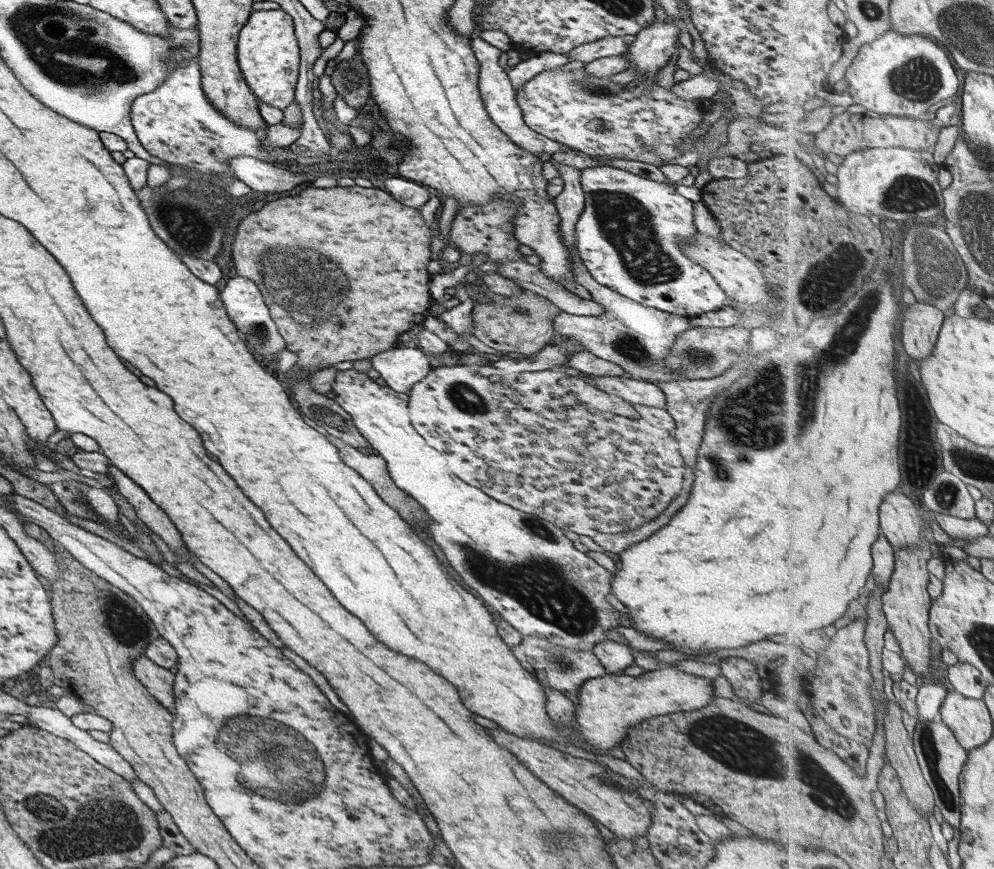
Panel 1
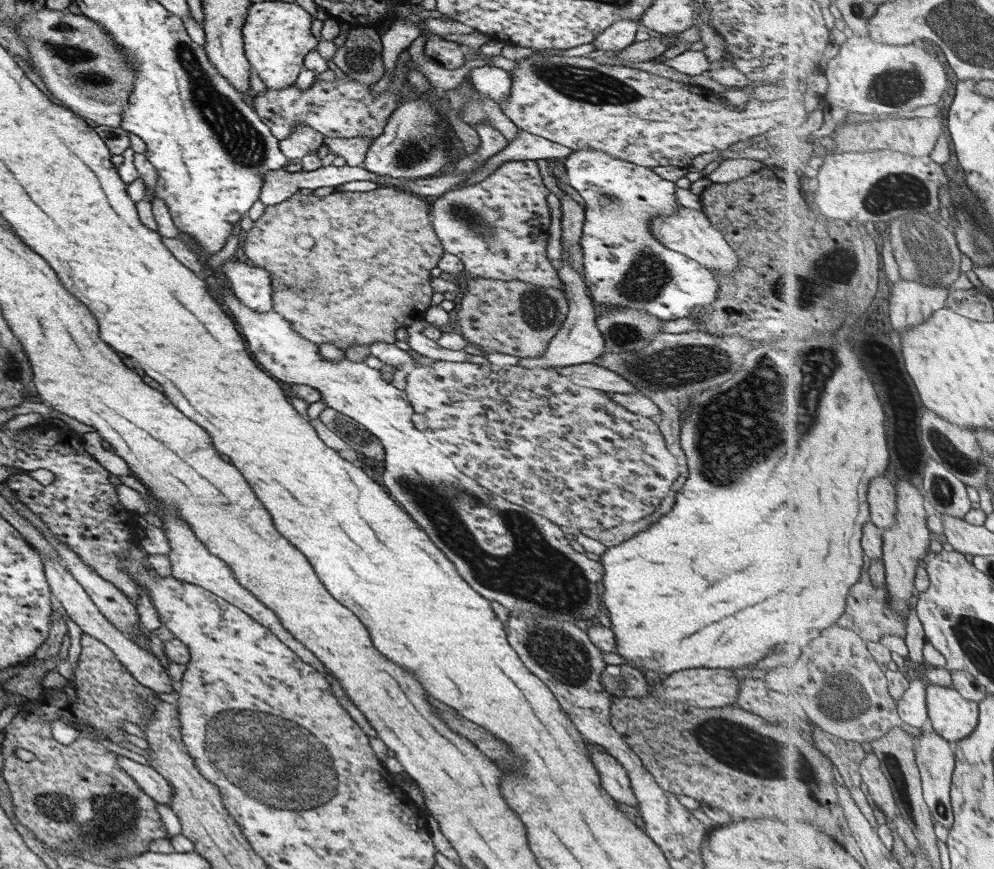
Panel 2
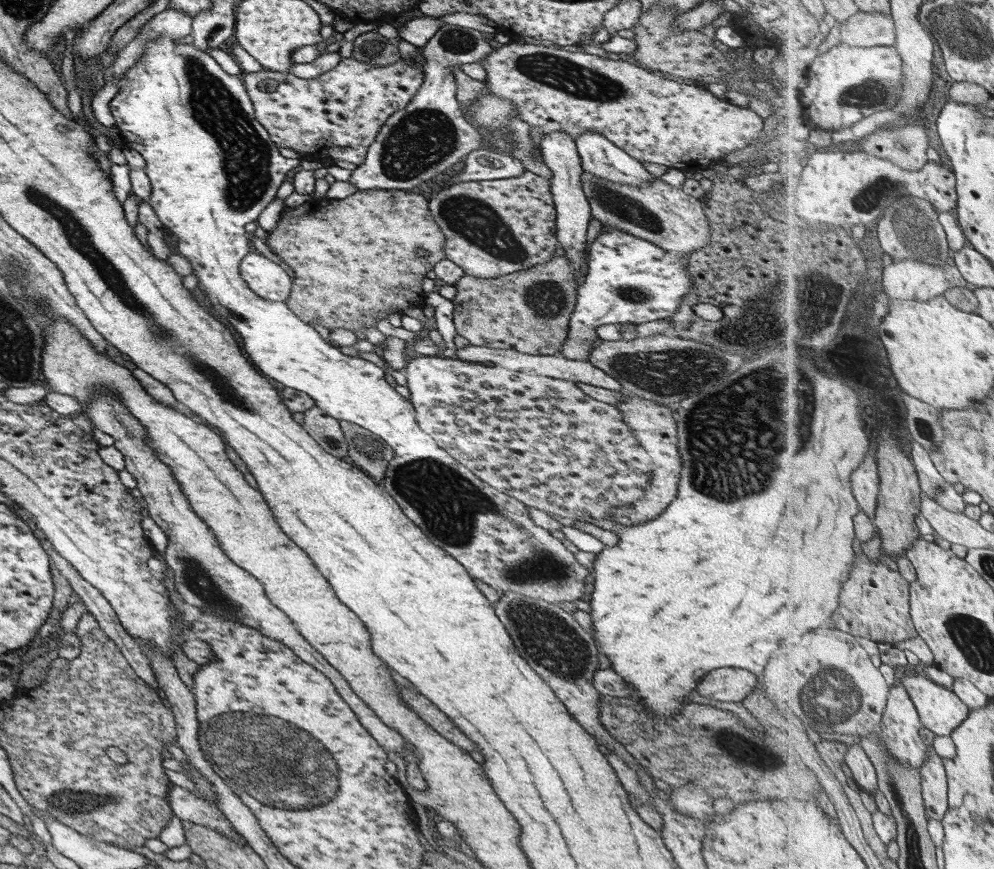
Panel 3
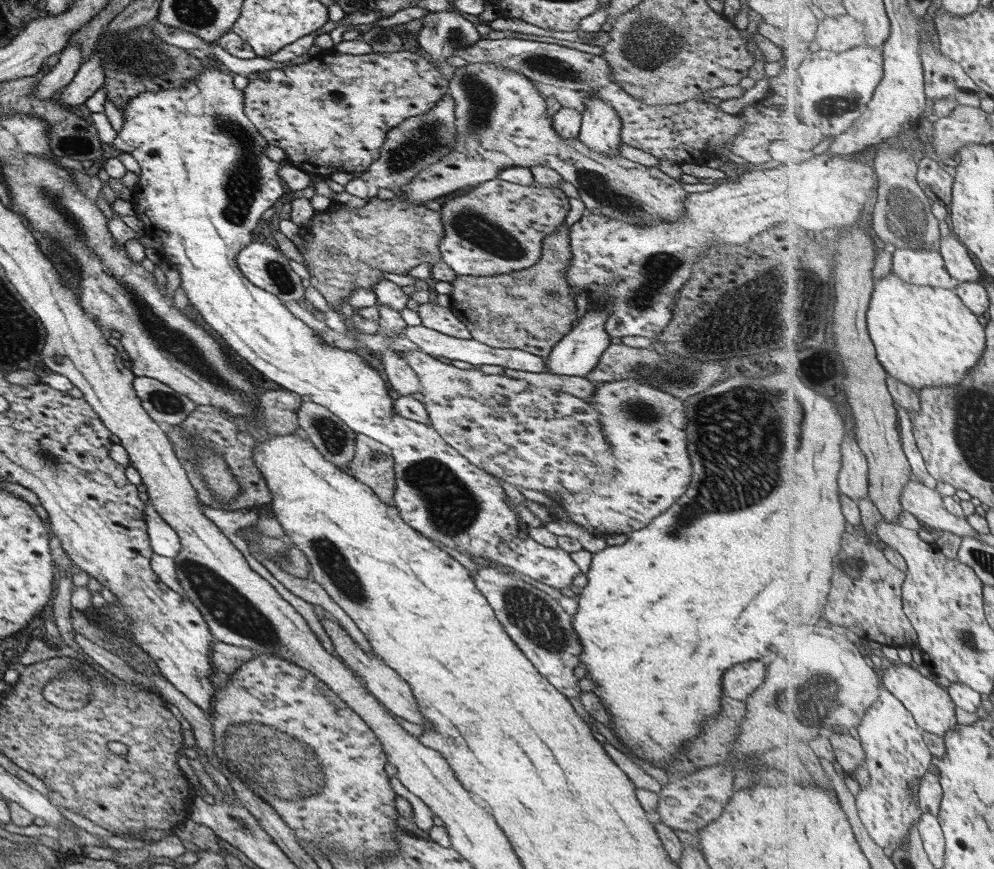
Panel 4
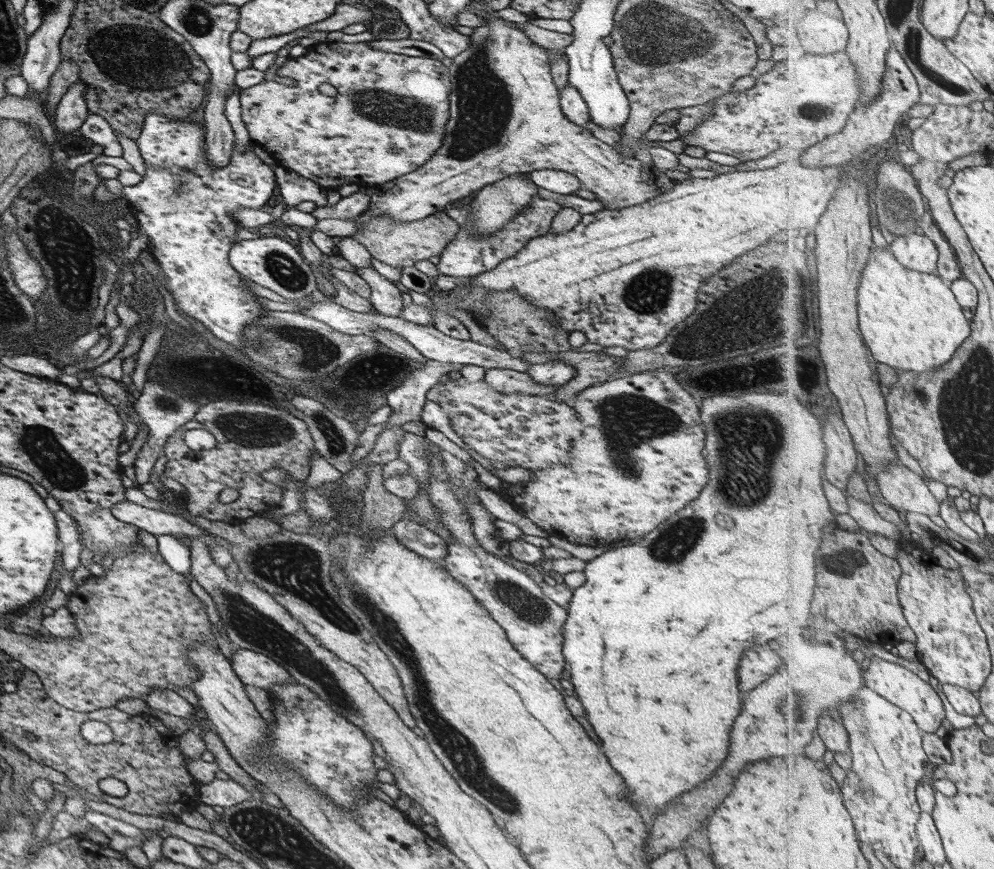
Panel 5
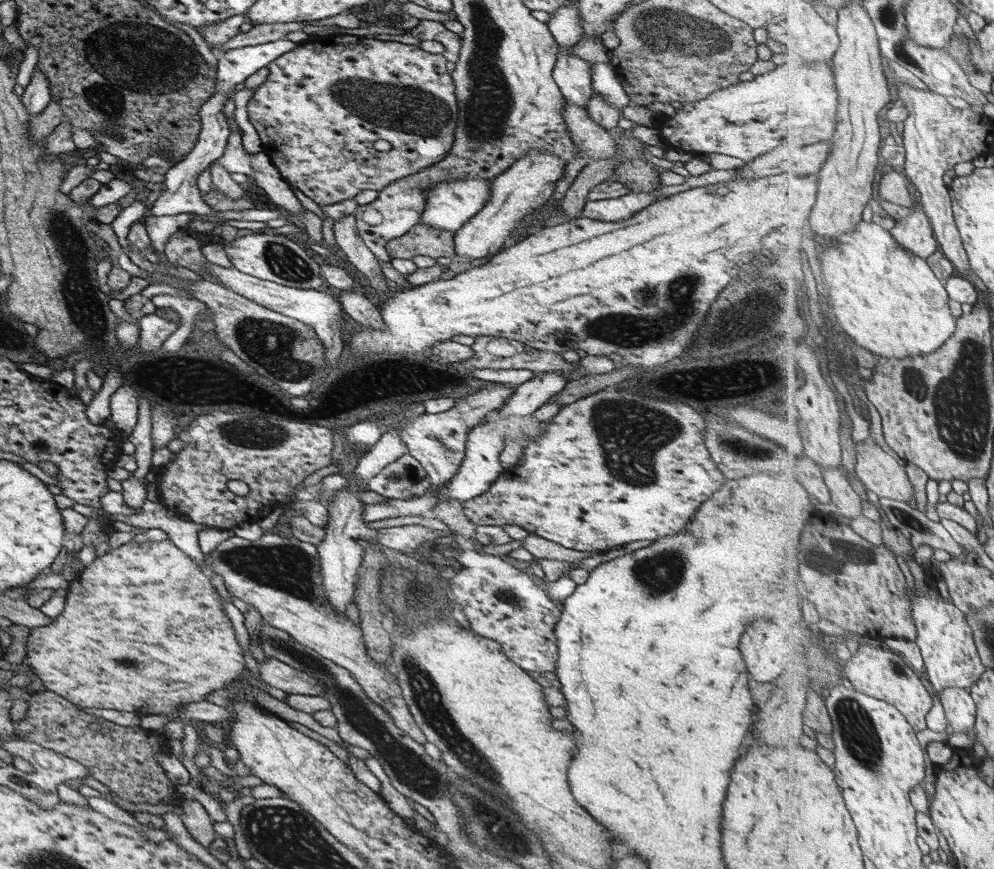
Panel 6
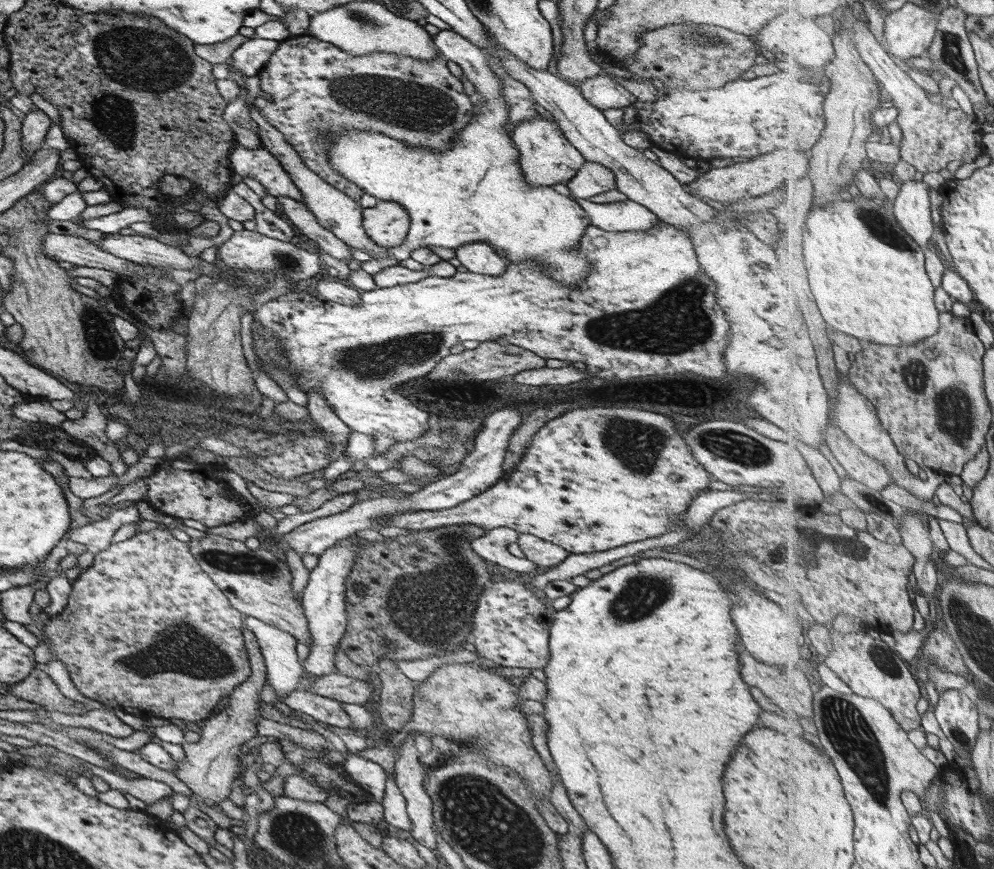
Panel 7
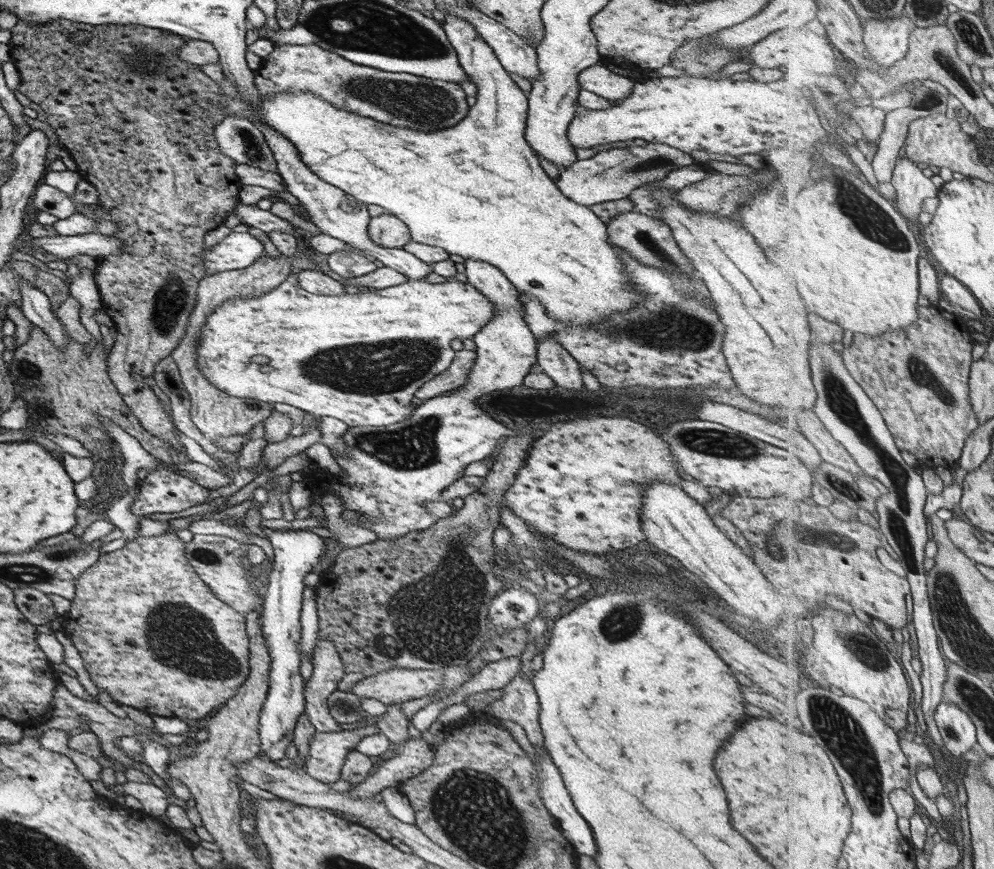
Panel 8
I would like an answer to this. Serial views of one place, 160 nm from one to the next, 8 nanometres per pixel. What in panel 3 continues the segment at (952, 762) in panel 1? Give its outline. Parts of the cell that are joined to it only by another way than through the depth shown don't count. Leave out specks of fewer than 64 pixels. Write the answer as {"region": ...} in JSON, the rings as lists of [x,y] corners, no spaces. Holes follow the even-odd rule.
{"region":[[[928,748],[929,760],[920,770],[922,776],[922,793],[927,813],[930,818],[942,821],[949,810],[948,776],[943,758]]]}

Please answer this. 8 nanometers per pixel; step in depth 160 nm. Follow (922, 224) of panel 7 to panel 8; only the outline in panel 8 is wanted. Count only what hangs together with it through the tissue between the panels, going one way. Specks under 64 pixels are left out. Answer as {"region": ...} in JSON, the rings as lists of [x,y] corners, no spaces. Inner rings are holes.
{"region":[[[906,156],[899,159],[892,178],[892,183],[897,191],[895,205],[915,229],[921,231],[919,216],[923,212],[925,198],[935,198],[940,194],[940,188],[933,184],[931,178],[923,174],[917,162]]]}

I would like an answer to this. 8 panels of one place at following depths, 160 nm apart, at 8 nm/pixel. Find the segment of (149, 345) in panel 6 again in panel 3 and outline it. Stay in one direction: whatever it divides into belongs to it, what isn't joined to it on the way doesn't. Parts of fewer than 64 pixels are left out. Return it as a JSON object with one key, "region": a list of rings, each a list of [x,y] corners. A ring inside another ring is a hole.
{"region":[[[158,36],[154,39],[149,39],[142,48],[141,54],[137,60],[123,73],[116,82],[119,87],[115,96],[109,101],[108,107],[114,118],[114,125],[119,132],[118,139],[121,143],[129,149],[137,151],[145,161],[144,173],[150,182],[150,195],[145,200],[152,210],[157,215],[157,219],[161,223],[162,228],[177,237],[177,252],[179,256],[185,258],[191,265],[192,273],[197,279],[197,288],[207,296],[207,300],[213,306],[213,312],[223,318],[241,338],[243,344],[243,352],[247,354],[249,362],[257,368],[257,372],[261,373],[266,378],[276,380],[284,387],[300,390],[307,394],[309,398],[314,400],[314,406],[320,408],[325,414],[335,418],[335,420],[342,420],[358,424],[365,430],[370,430],[371,433],[381,437],[383,441],[392,450],[393,456],[386,466],[384,477],[380,480],[383,482],[382,489],[389,497],[395,501],[403,514],[415,523],[421,529],[421,532],[433,543],[435,546],[441,547],[449,556],[452,556],[461,566],[465,567],[466,573],[475,581],[487,583],[487,586],[493,590],[501,593],[516,592],[529,598],[537,598],[546,602],[547,604],[558,605],[560,602],[575,602],[575,600],[585,599],[589,591],[589,587],[583,583],[585,577],[591,574],[591,571],[579,565],[575,561],[573,553],[563,547],[561,541],[551,536],[549,531],[535,525],[529,514],[526,506],[521,502],[510,498],[508,495],[495,490],[492,486],[485,484],[480,478],[477,478],[471,470],[467,470],[462,464],[459,464],[454,458],[445,452],[441,447],[436,445],[427,434],[418,427],[416,423],[414,408],[410,403],[410,399],[401,397],[394,389],[385,381],[385,374],[383,370],[367,360],[362,360],[359,357],[344,356],[339,350],[329,343],[325,343],[323,338],[319,337],[311,325],[305,324],[300,318],[293,314],[292,310],[284,303],[284,301],[267,300],[257,296],[247,287],[247,284],[241,279],[238,272],[238,264],[249,253],[249,246],[247,244],[247,236],[244,226],[247,223],[257,220],[261,210],[267,206],[267,203],[275,197],[275,191],[279,185],[285,180],[285,173],[291,168],[295,168],[299,164],[300,158],[283,158],[277,152],[277,147],[270,139],[268,132],[264,126],[261,126],[254,117],[254,108],[252,102],[249,100],[245,87],[239,76],[231,76],[227,74],[225,69],[218,65],[211,56],[199,49],[195,48],[193,43],[180,44],[179,39],[172,39],[169,37]]]}

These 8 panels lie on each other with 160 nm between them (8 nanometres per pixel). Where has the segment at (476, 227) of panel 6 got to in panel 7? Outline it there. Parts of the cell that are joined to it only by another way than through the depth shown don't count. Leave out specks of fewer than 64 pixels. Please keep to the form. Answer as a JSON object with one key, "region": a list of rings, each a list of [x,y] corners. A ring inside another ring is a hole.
{"region":[[[541,115],[527,118],[512,129],[510,139],[518,152],[522,178],[530,186],[553,186],[565,184],[583,165],[584,158],[565,140],[556,122],[546,120]],[[471,242],[461,246],[455,251],[455,258],[468,270],[467,272],[485,274],[491,278],[497,278],[499,274],[503,274],[507,263],[483,242]]]}

